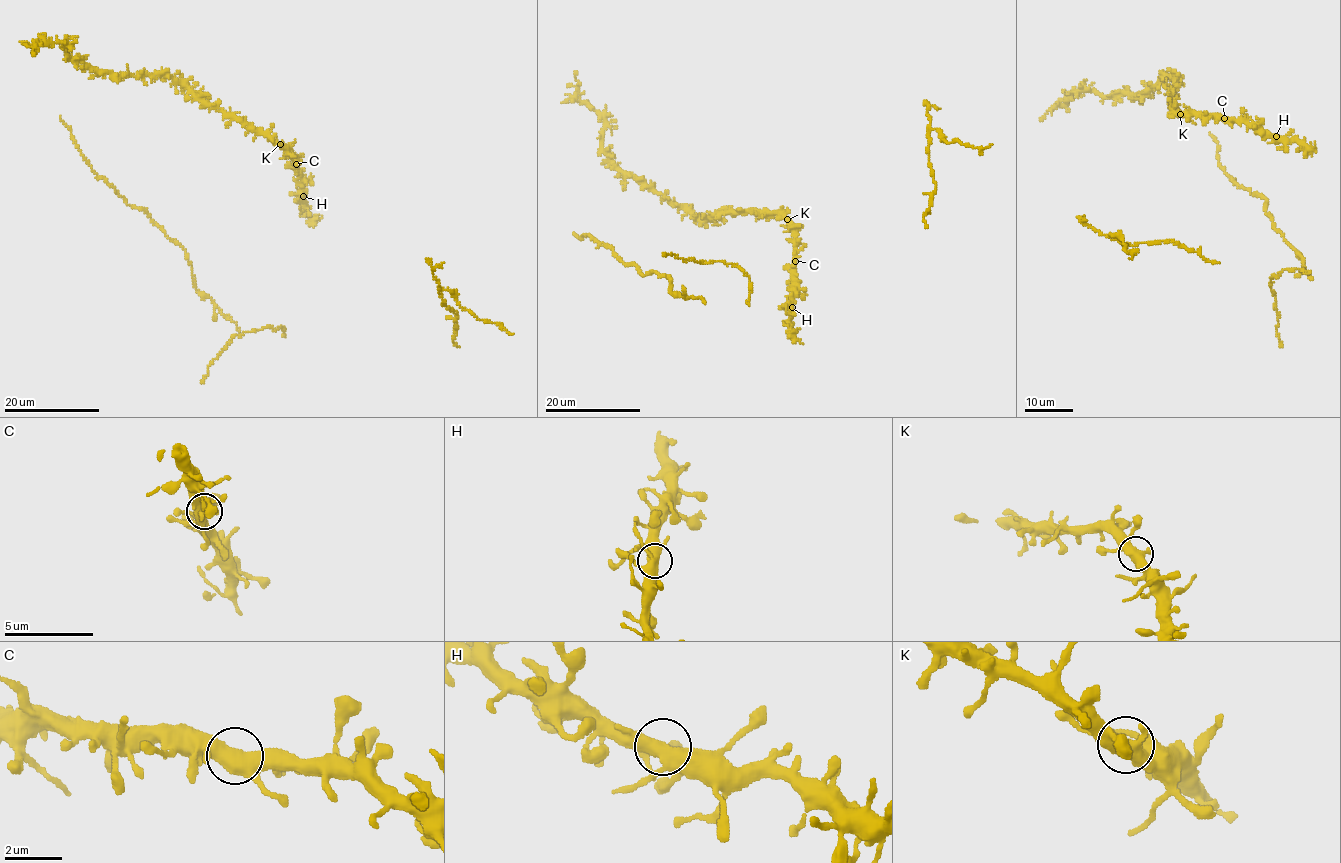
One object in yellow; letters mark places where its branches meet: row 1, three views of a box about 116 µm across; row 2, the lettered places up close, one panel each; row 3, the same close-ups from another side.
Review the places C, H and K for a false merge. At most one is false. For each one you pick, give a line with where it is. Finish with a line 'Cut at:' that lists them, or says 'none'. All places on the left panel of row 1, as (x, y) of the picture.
Cut at: none

